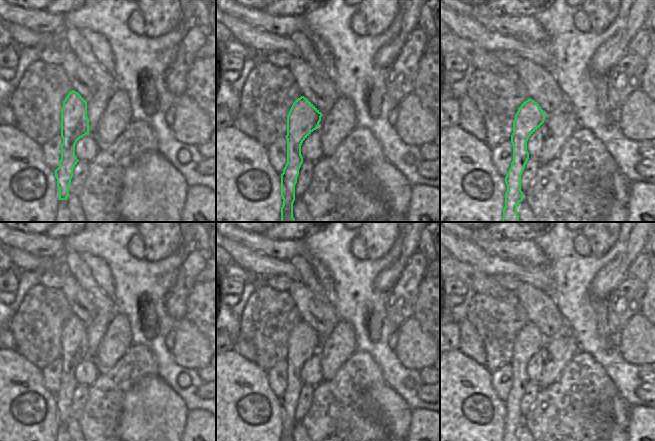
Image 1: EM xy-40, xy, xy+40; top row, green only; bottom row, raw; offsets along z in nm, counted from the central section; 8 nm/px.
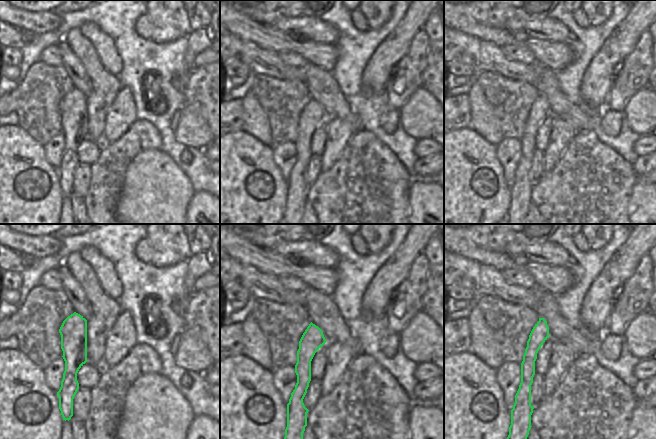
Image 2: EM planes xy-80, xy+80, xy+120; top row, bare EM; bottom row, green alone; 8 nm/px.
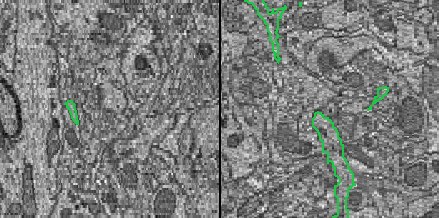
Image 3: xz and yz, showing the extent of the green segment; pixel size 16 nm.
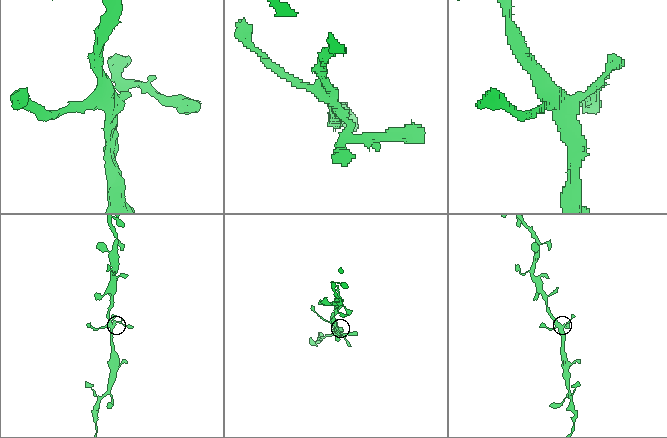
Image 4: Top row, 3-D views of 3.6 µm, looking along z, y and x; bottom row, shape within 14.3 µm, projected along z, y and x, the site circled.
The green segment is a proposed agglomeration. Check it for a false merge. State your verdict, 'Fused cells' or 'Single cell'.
Single cell.

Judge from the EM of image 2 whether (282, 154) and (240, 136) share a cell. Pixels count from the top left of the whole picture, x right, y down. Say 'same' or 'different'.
different

